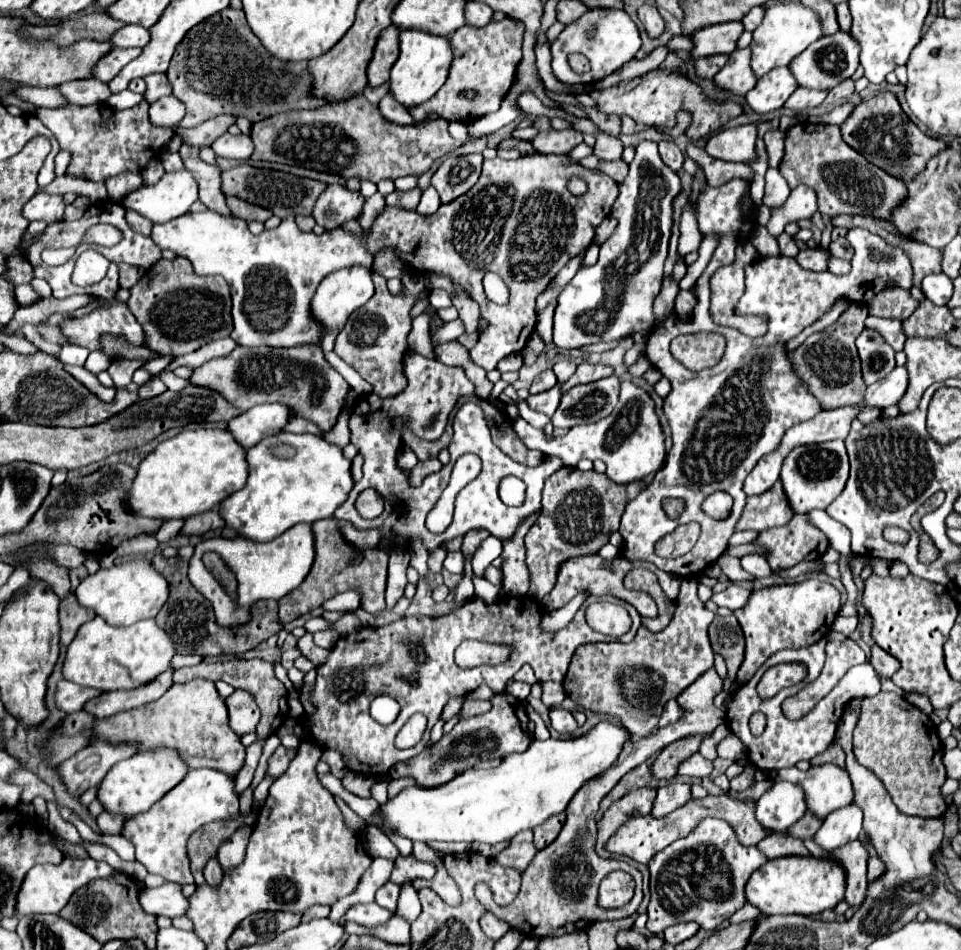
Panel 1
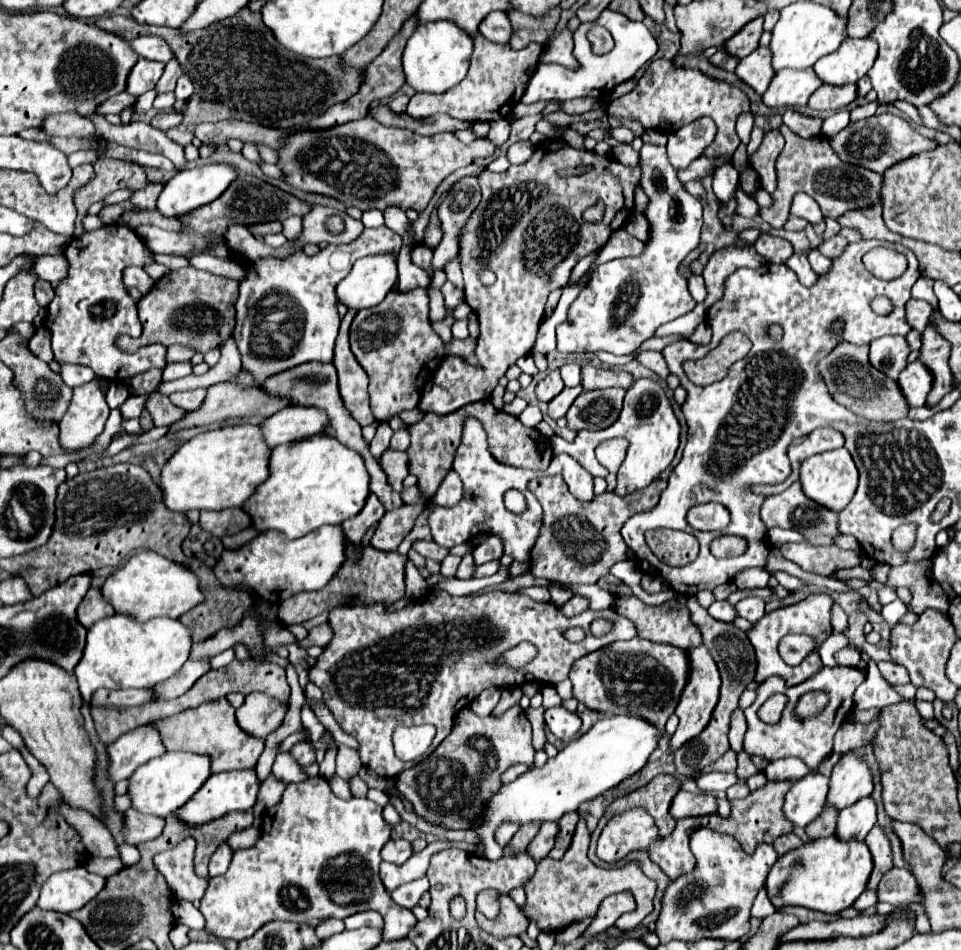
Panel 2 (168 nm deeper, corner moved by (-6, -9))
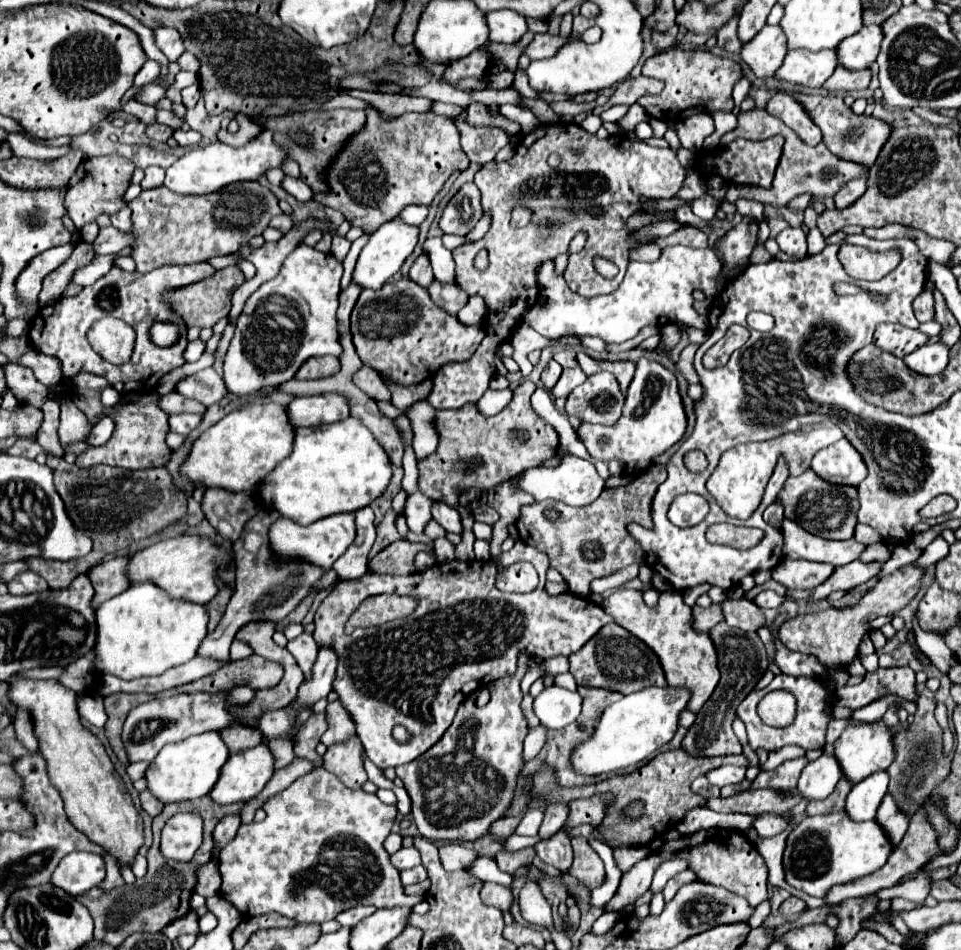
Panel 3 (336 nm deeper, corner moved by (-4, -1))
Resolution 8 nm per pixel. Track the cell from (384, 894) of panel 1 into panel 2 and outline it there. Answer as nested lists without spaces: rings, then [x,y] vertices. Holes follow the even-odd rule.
[[[419,878],[419,880],[415,880],[415,882],[403,884],[403,886],[399,886],[397,890],[393,890],[393,892],[391,892],[391,898],[393,898],[393,902],[395,902],[397,906],[411,910],[413,906],[417,906],[421,894],[427,892],[427,890],[429,890],[427,878]]]

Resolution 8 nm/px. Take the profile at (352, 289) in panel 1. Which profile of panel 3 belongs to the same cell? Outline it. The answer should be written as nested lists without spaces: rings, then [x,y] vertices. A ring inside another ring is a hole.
[[[395,218],[393,222],[387,222],[385,226],[377,228],[371,236],[369,242],[363,246],[359,258],[357,258],[357,266],[353,272],[353,280],[357,284],[361,284],[363,288],[373,288],[379,290],[393,274],[397,274],[403,266],[403,262],[407,260],[407,256],[413,252],[415,244],[419,238],[419,228],[405,224],[401,218]]]

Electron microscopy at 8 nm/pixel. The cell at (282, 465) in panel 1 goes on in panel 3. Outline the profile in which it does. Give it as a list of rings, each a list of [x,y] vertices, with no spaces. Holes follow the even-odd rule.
[[[345,418],[317,428],[297,428],[293,452],[279,462],[257,486],[267,508],[301,524],[317,522],[339,512],[355,512],[381,498],[393,478],[391,462],[383,446],[357,418]]]

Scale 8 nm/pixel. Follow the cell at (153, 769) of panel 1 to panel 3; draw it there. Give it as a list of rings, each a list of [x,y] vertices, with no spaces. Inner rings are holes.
[[[211,730],[197,736],[189,736],[177,744],[165,746],[161,754],[157,754],[155,762],[151,762],[145,778],[149,782],[149,790],[163,802],[181,802],[181,800],[193,800],[207,796],[215,782],[221,776],[221,768],[229,758],[229,748],[223,742],[221,734]]]

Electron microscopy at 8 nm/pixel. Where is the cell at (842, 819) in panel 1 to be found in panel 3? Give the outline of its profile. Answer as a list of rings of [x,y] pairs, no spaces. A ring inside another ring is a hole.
[[[879,770],[857,782],[847,796],[847,806],[845,806],[847,814],[857,822],[873,820],[887,792],[887,786],[889,786],[889,774],[885,770]]]

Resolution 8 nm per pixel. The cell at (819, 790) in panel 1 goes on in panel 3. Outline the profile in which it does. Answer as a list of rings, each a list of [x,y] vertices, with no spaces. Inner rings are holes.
[[[883,718],[875,720],[875,722],[867,722],[867,724],[859,724],[859,726],[847,726],[841,736],[833,742],[835,746],[835,756],[843,768],[843,774],[851,780],[851,782],[859,782],[861,778],[877,772],[877,770],[885,770],[891,766],[891,762],[895,760],[895,744],[893,744],[893,732],[889,730],[889,726],[883,722]]]

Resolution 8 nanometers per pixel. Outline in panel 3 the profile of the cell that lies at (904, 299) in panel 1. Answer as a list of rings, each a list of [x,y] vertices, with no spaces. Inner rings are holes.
[[[925,288],[925,290],[915,298],[913,310],[915,310],[915,316],[917,316],[919,322],[929,322],[929,320],[933,320],[933,316],[935,316],[935,308],[933,308],[933,292]]]

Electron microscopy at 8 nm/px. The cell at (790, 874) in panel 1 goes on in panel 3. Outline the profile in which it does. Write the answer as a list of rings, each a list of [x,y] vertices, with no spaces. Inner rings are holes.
[[[841,810],[803,818],[787,838],[783,866],[791,886],[807,892],[809,896],[823,898],[833,886],[879,870],[891,852],[893,844],[877,820],[855,822],[847,816],[845,810]]]

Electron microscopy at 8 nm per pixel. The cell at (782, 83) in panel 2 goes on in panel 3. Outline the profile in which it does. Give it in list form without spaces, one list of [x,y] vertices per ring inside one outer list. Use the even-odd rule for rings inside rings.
[[[837,48],[831,50],[789,50],[783,66],[777,70],[779,80],[787,80],[801,86],[823,86],[825,80],[837,68]]]

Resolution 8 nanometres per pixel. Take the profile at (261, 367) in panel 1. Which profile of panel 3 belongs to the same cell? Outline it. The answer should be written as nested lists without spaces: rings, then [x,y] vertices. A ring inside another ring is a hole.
[[[315,356],[309,358],[295,378],[301,380],[317,380],[317,378],[329,378],[341,370],[341,362],[335,356]]]

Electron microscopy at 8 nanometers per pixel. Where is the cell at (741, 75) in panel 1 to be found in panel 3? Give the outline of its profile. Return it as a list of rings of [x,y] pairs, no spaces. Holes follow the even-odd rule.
[[[765,24],[763,30],[743,46],[741,58],[751,66],[755,76],[765,78],[773,76],[777,68],[783,64],[783,58],[787,54],[787,42],[785,42],[785,32],[781,26],[771,26]]]

